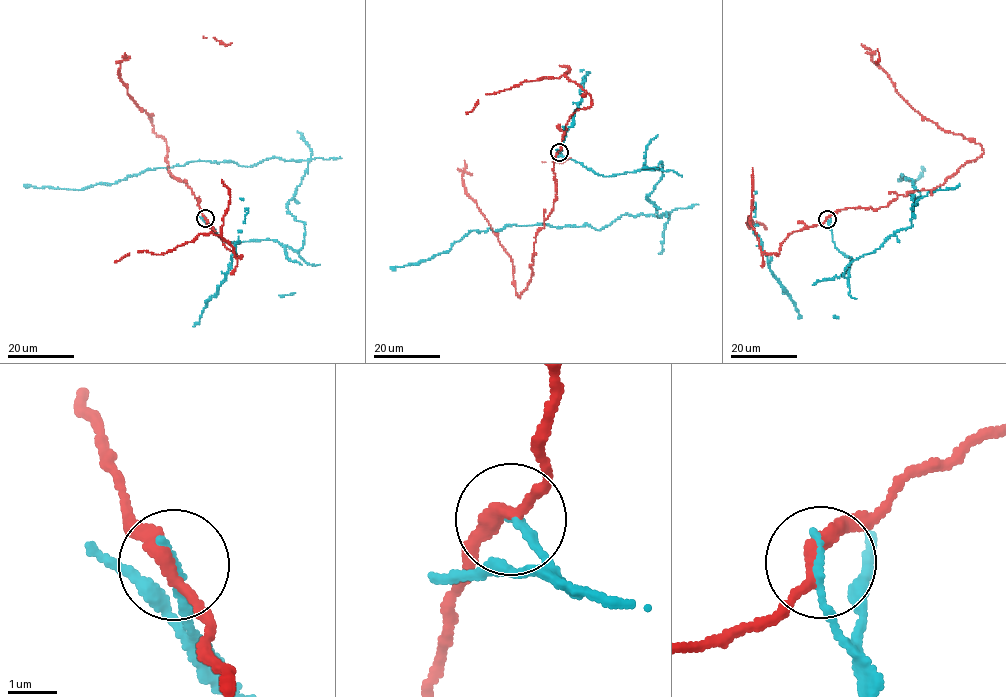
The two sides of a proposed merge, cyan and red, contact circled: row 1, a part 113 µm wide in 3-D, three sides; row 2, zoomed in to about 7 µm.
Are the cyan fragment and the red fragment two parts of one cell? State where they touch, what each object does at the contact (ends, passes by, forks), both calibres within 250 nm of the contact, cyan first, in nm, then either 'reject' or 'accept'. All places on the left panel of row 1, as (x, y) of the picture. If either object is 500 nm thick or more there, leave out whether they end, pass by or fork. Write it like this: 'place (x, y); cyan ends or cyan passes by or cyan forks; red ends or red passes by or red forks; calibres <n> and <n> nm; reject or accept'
place (205, 218); cyan ends; red passes by; calibres 160 and 280 nm; reject

